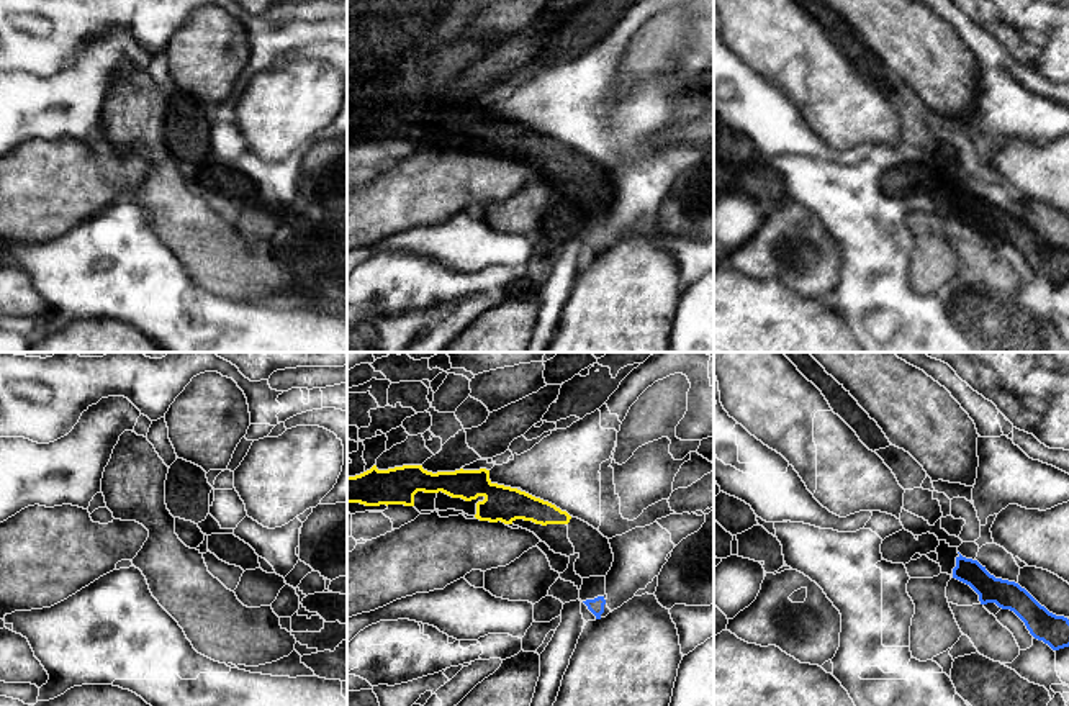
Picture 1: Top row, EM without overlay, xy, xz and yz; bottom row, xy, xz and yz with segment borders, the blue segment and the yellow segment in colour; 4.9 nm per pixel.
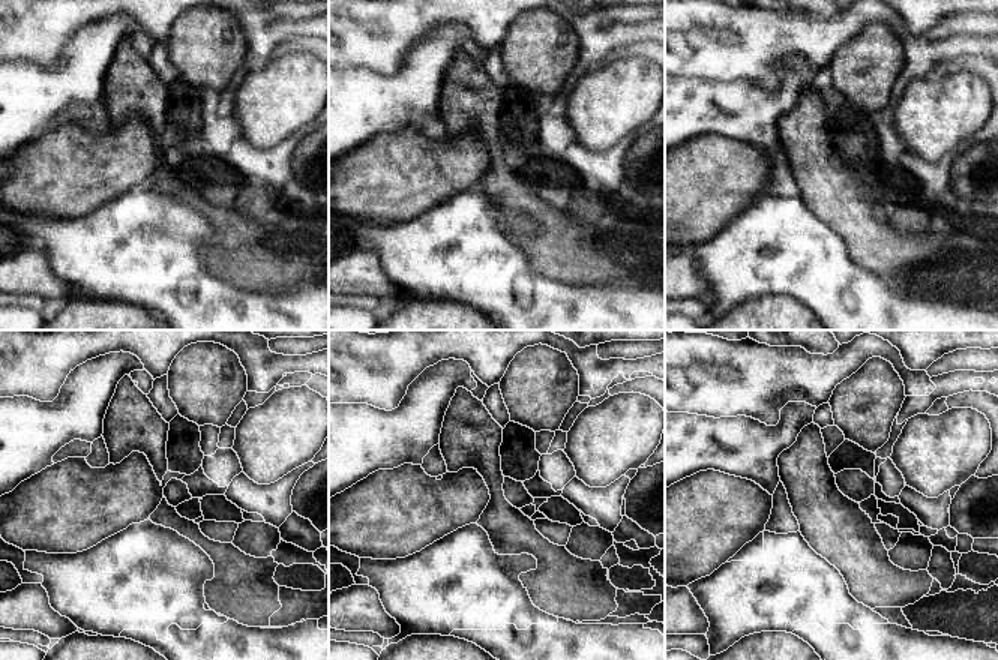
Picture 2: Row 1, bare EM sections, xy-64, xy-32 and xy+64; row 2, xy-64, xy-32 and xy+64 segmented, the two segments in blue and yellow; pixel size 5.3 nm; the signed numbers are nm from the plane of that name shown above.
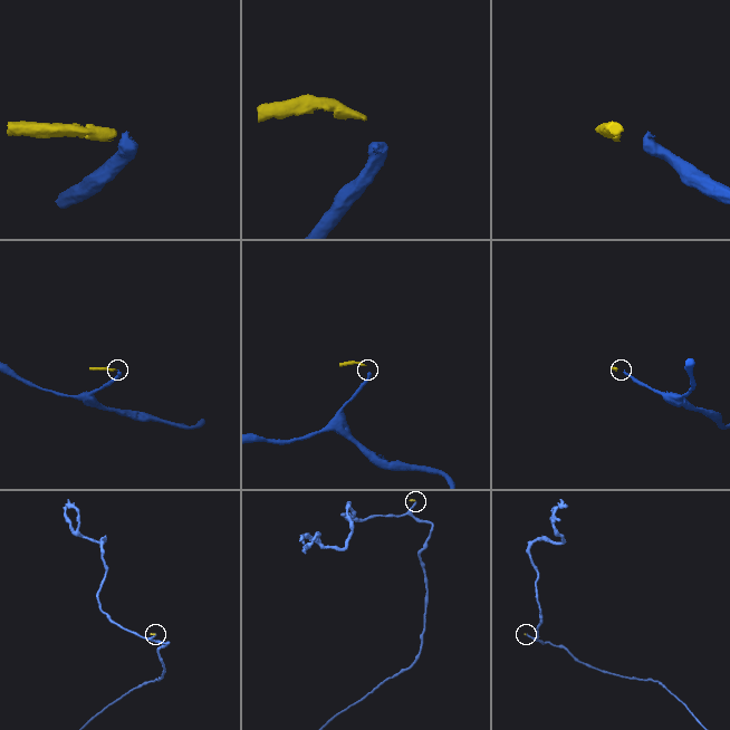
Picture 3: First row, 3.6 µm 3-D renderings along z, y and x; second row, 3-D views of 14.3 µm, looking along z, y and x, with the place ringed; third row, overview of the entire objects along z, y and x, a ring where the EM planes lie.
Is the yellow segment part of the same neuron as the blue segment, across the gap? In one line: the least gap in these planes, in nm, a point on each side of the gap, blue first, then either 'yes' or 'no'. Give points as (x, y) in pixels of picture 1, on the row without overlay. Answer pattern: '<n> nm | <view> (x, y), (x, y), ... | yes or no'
380 nm | xz (586, 233), (567, 156) | yes

